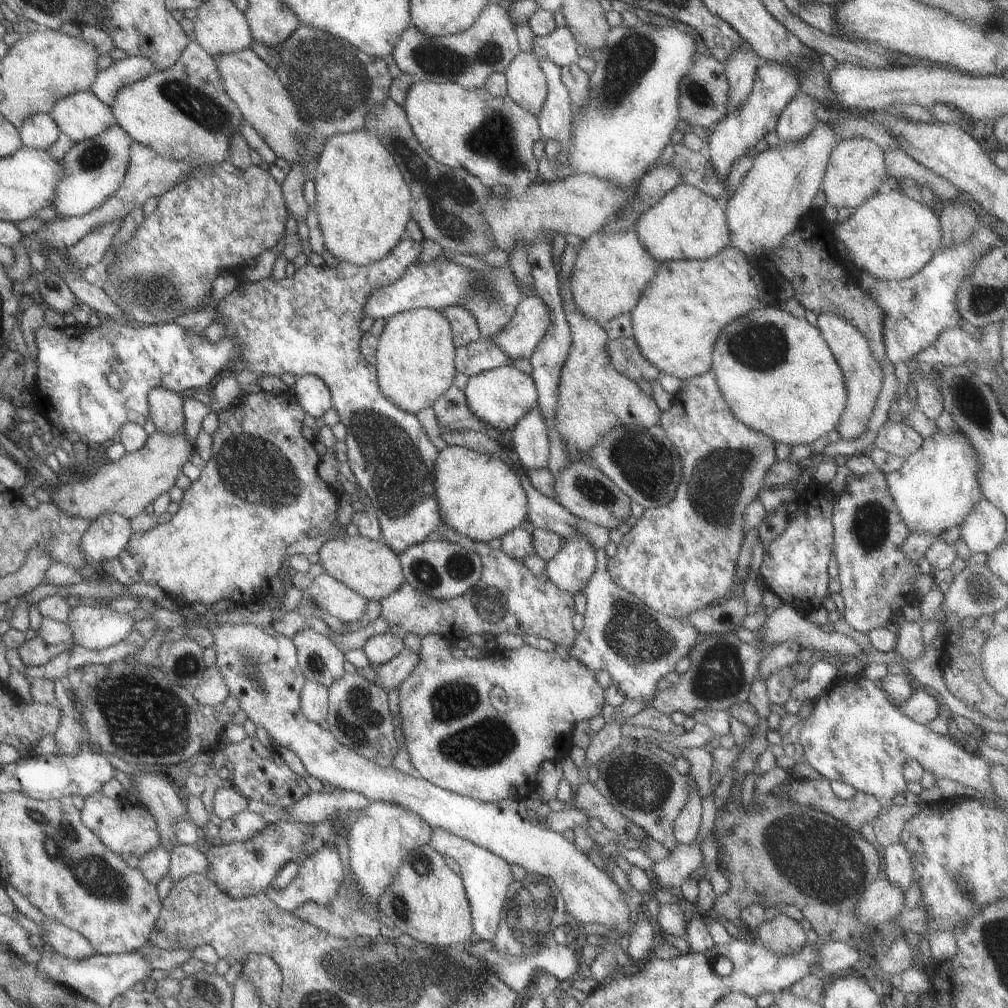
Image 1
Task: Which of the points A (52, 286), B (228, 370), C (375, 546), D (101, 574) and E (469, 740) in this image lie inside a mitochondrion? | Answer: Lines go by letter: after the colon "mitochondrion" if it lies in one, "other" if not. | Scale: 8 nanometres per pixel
A: other
B: other
C: other
D: other
E: mitochondrion

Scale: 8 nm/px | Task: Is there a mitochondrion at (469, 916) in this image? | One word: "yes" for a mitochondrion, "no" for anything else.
no

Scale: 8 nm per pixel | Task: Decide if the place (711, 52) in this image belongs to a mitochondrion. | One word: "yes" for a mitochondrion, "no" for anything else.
no

